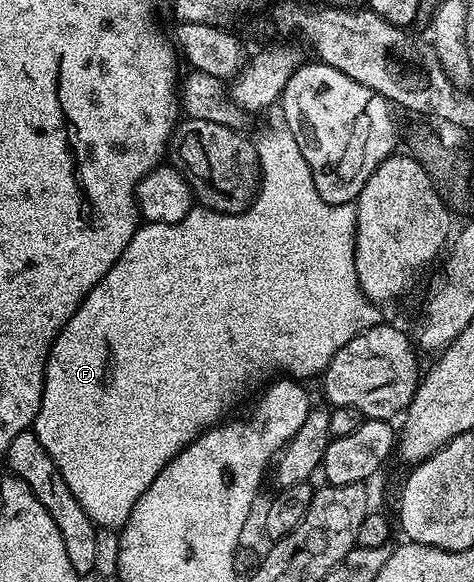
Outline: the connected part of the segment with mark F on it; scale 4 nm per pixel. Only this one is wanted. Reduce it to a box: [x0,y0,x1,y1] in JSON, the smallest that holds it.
[32,122,380,529]

